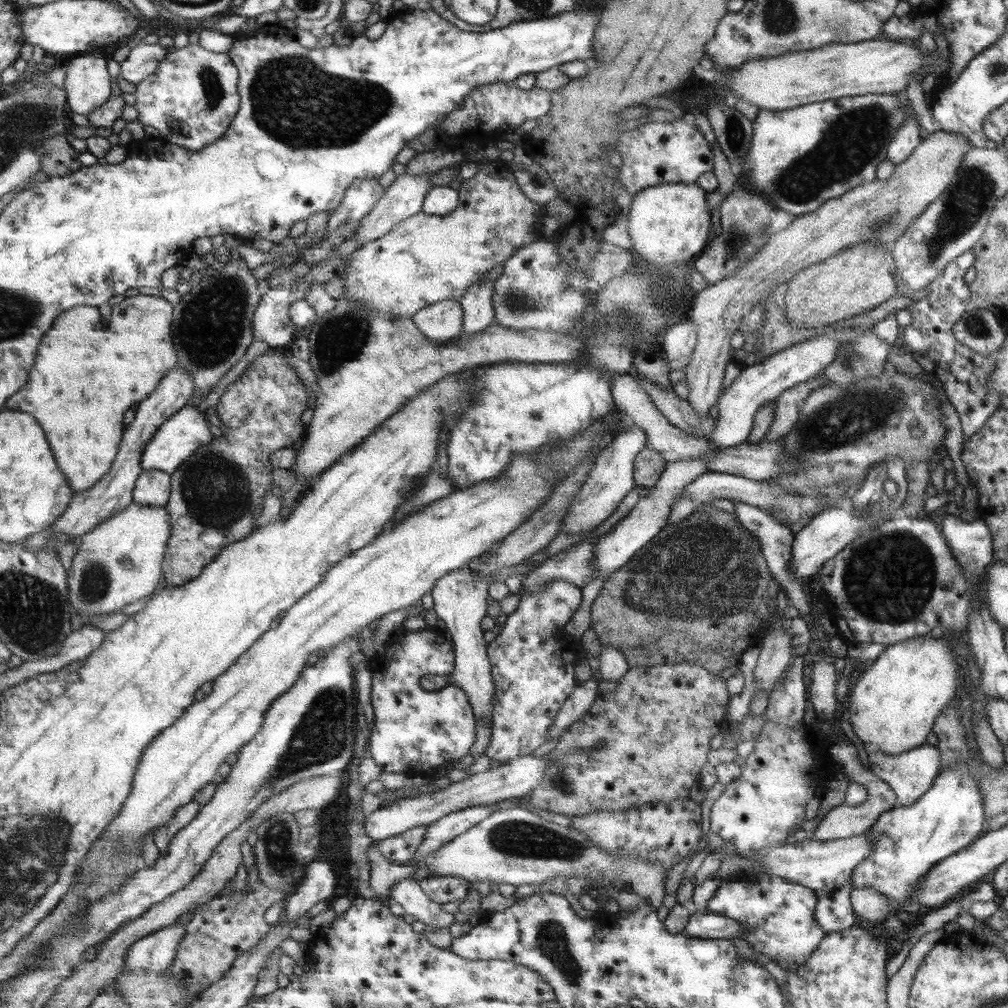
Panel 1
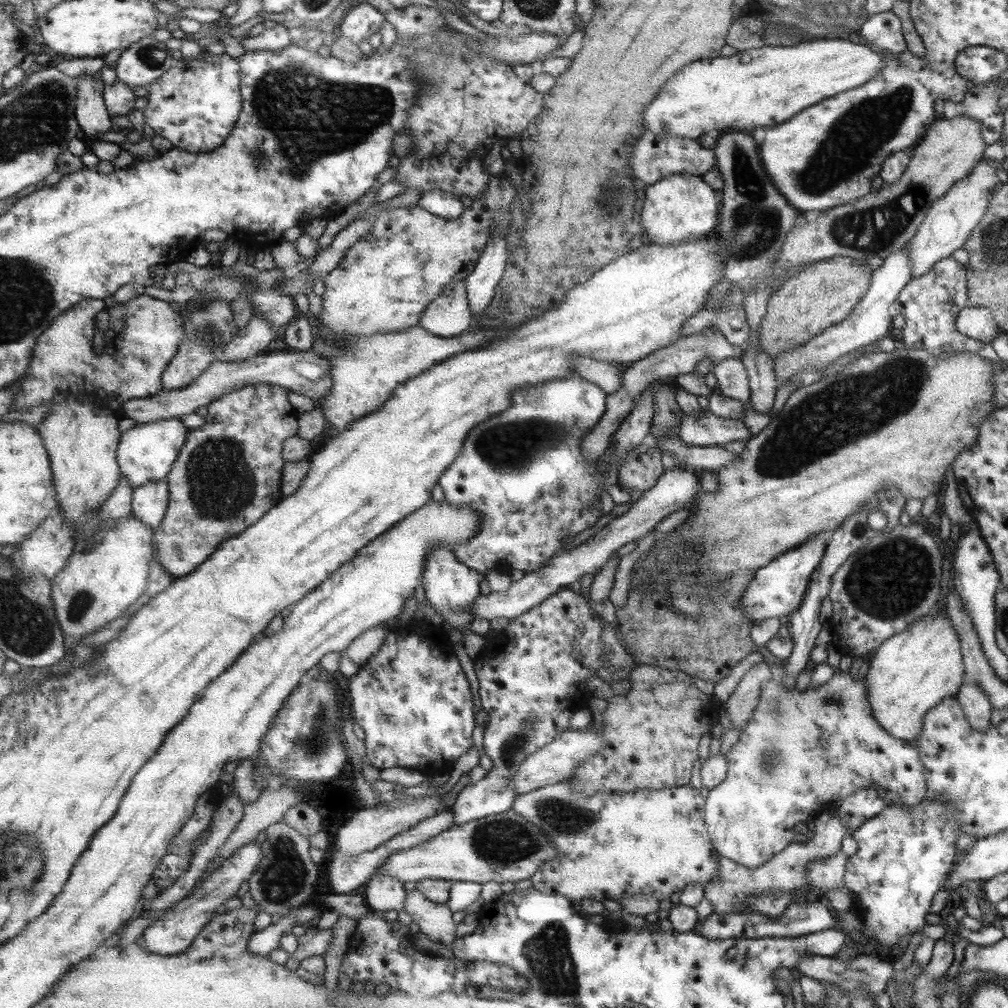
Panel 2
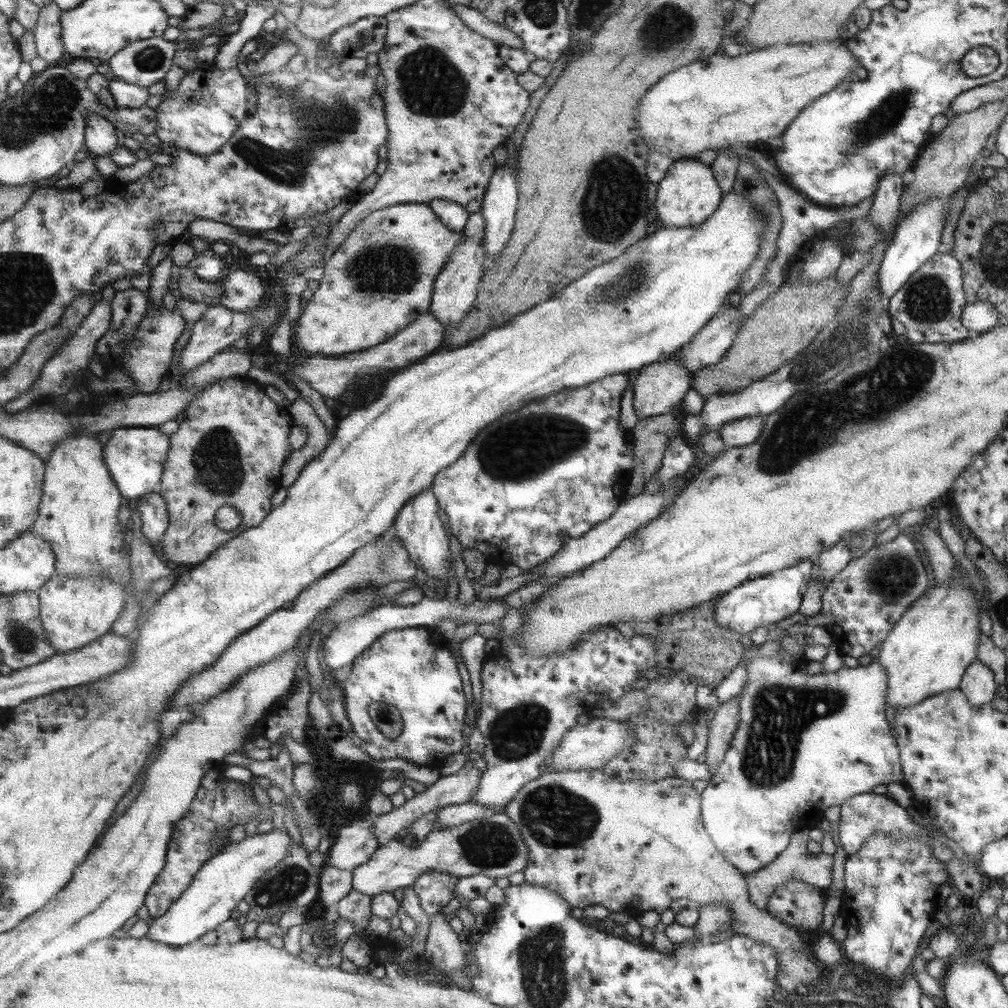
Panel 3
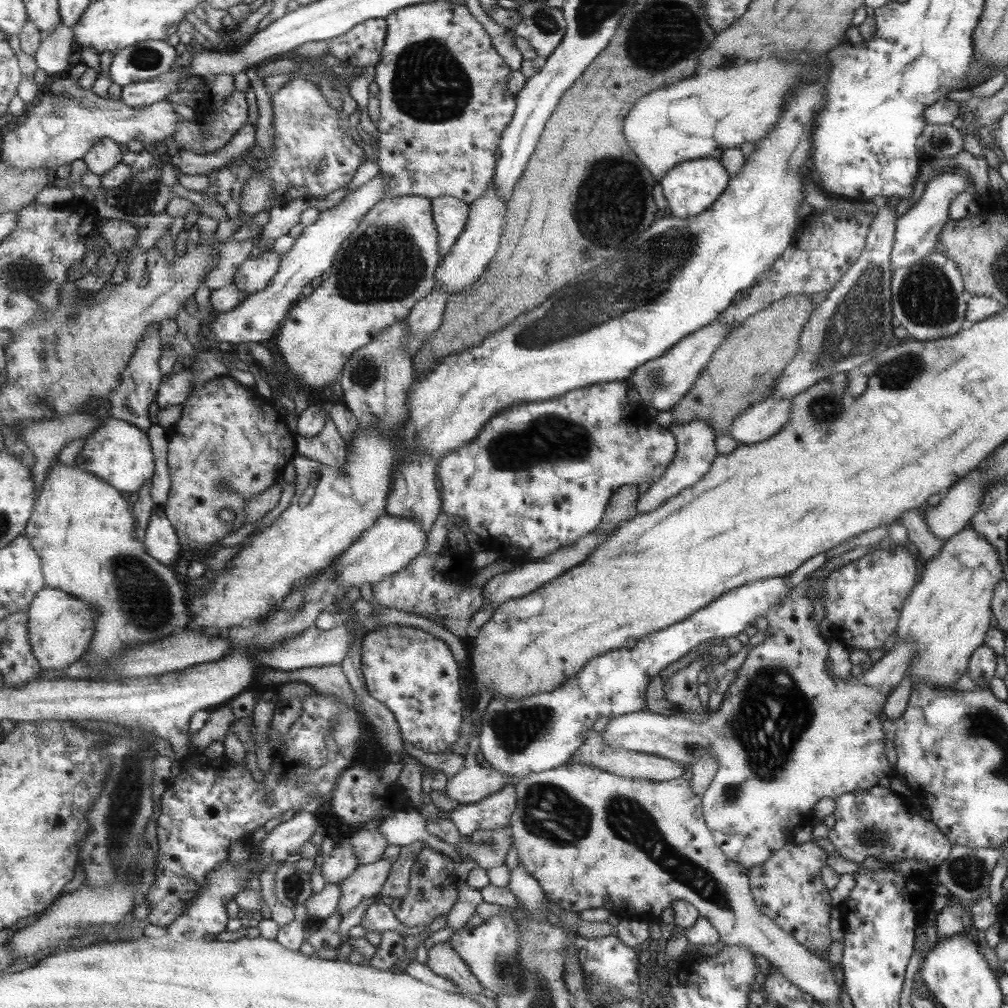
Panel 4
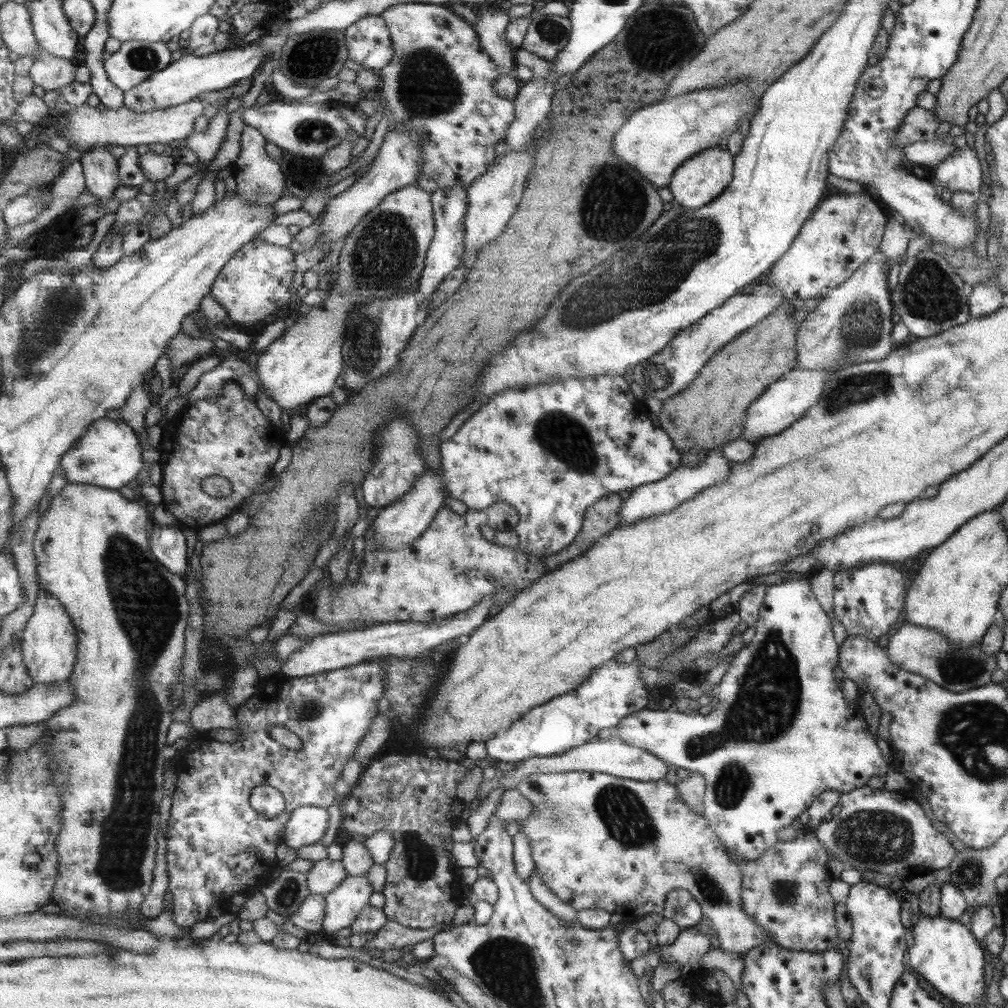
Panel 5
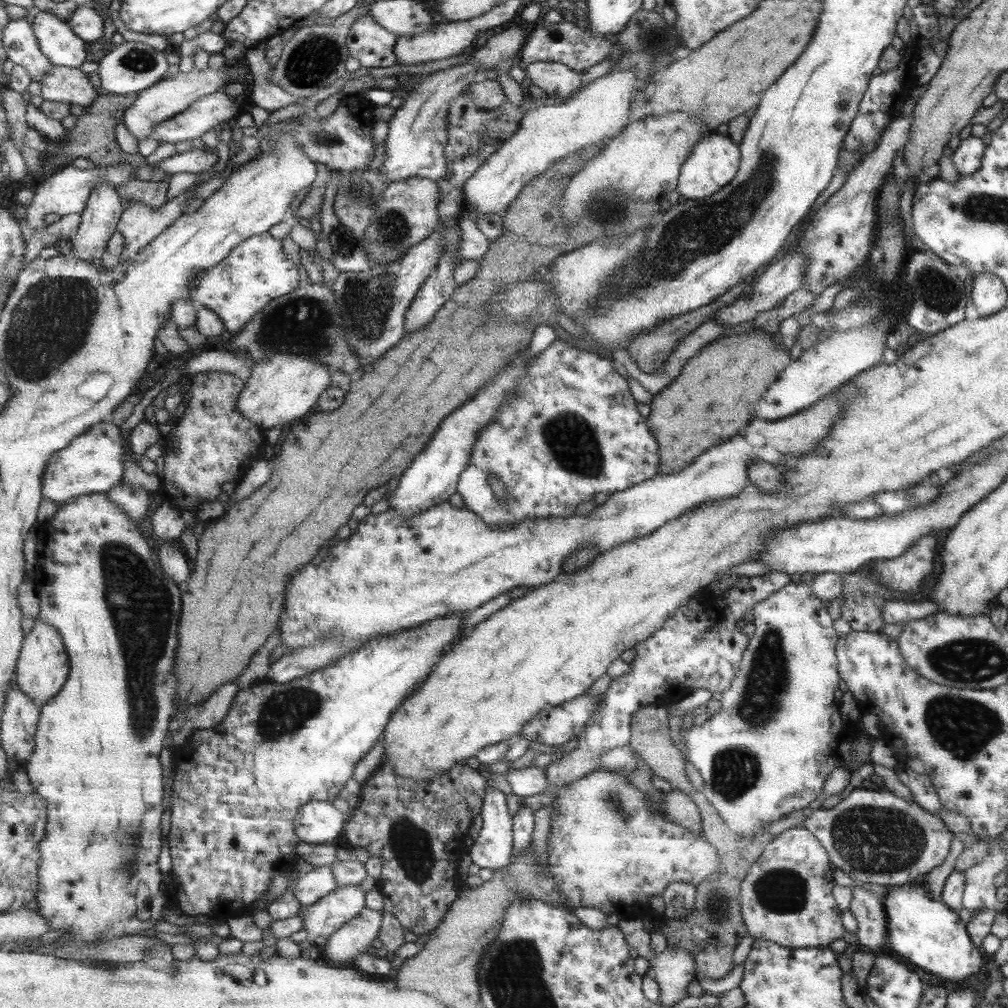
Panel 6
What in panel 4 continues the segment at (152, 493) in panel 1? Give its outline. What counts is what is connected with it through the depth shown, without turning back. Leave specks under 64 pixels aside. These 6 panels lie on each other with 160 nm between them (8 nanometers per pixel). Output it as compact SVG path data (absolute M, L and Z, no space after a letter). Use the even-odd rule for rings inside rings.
M161 508L153 511L144 544L153 558L167 566L184 555L177 529Z

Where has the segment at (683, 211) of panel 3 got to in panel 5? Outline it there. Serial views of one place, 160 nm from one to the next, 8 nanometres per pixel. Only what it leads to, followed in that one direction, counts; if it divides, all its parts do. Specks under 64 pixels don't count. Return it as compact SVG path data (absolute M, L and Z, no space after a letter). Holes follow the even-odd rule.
M718 146L699 151L684 160L676 168L676 172L673 172L672 180L667 186L673 197L672 204L695 210L711 203L731 182L733 170L734 156L729 151L722 150Z

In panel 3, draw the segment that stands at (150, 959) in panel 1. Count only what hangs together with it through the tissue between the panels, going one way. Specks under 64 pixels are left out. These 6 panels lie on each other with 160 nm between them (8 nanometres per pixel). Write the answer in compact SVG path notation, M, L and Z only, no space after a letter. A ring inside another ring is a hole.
M283 827L273 828L269 833L256 834L246 836L237 844L229 844L221 854L209 860L201 870L196 874L196 879L192 882L183 896L166 912L165 916L153 919L150 925L148 936L150 939L155 939L165 944L170 944L176 947L185 946L195 940L199 940L208 932L217 930L224 922L233 918L233 912L237 908L237 904L241 900L245 901L248 892L269 872L275 868L281 861L289 856L291 851L291 834Z

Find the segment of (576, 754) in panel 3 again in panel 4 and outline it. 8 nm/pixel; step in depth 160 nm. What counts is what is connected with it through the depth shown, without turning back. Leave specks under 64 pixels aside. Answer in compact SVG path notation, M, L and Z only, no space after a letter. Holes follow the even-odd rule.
M805 579L764 612L769 636L748 651L736 670L736 677L725 690L719 708L709 713L707 720L695 724L679 712L663 717L638 711L609 720L600 734L611 748L665 758L685 767L695 764L703 755L711 755L717 763L717 770L702 797L703 816L725 857L746 870L765 863L785 846L793 828L787 820L793 822L797 808L801 814L807 814L821 798L835 800L847 792L872 788L880 778L889 774L883 750L884 730L881 730L877 716L883 710L887 696L908 672L914 644L909 639L897 641L884 651L877 662L856 676L837 680L823 676L823 658L827 656L829 644L819 630L817 619L814 619L814 602L808 590L810 584Z

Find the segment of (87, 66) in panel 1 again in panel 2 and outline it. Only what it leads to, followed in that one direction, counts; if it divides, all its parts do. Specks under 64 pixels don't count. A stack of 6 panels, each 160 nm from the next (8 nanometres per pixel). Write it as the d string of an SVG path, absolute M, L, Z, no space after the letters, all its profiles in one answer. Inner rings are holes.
M84 74L77 78L80 92L78 92L76 115L80 127L86 134L87 143L90 143L93 140L98 140L99 134L113 130L112 114L108 111L103 96L105 83L95 81L93 74Z

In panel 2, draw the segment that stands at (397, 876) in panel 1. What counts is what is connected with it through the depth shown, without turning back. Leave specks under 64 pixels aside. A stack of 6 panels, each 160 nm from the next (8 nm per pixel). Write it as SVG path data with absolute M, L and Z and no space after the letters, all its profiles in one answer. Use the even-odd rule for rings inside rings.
M378 874L367 881L364 895L371 908L379 912L387 910L403 911L408 897L405 884L387 874Z

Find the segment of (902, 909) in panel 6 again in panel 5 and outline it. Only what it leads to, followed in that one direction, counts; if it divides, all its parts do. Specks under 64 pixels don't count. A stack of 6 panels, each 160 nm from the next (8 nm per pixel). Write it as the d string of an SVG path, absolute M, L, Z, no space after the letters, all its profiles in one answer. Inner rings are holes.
M921 912L913 920L910 930L911 940L906 952L909 966L944 998L963 1005L977 1003L978 1007L983 1004L983 950L975 942L972 931L958 920L946 919L939 913L928 917Z

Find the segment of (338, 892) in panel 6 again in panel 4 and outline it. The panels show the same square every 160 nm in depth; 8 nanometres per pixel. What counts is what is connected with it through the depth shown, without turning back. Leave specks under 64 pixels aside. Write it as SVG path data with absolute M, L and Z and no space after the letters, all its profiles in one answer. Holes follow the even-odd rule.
M383 858L377 863L360 865L353 875L339 884L341 898L336 912L340 914L341 920L366 900L381 894L380 890L394 864Z

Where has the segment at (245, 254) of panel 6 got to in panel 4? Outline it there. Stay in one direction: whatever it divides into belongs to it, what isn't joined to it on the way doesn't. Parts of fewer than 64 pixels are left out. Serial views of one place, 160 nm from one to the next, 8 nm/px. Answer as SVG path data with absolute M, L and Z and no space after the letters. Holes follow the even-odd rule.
M271 250L262 251L257 258L251 256L239 266L233 283L247 296L261 293L277 277L282 261L283 255Z

